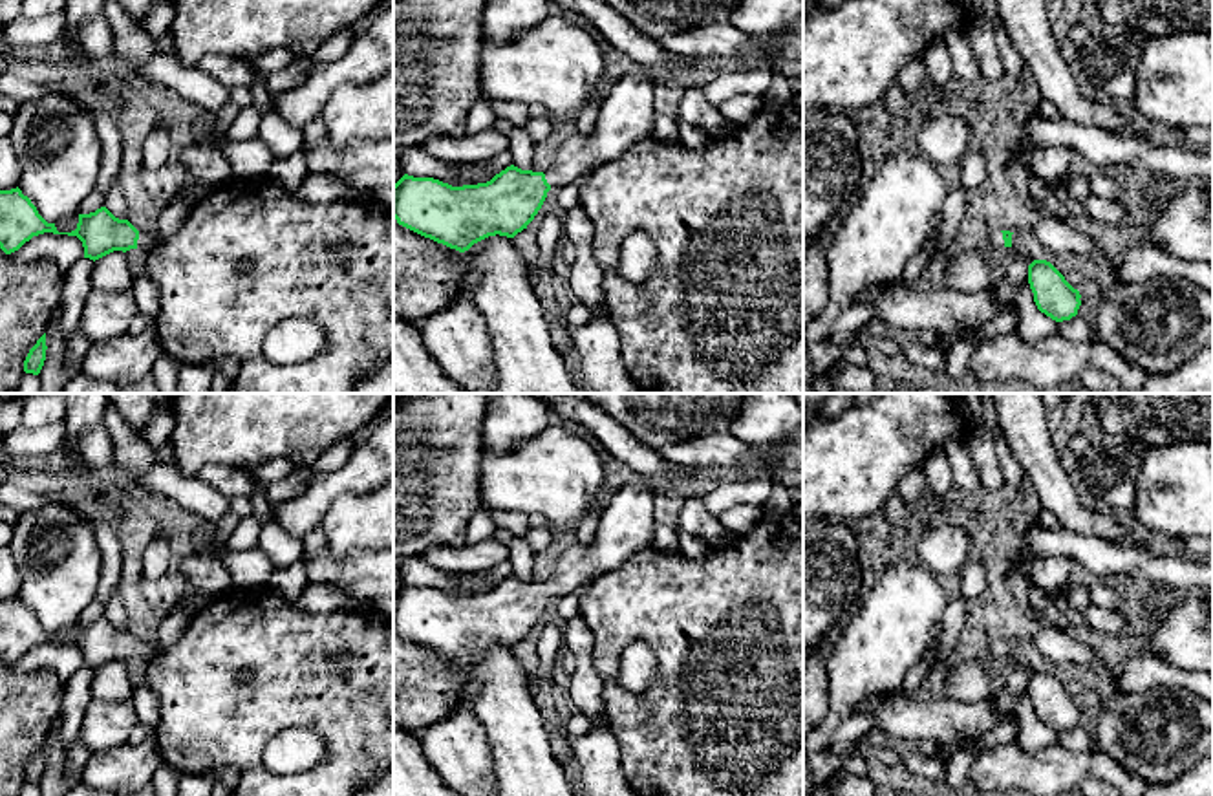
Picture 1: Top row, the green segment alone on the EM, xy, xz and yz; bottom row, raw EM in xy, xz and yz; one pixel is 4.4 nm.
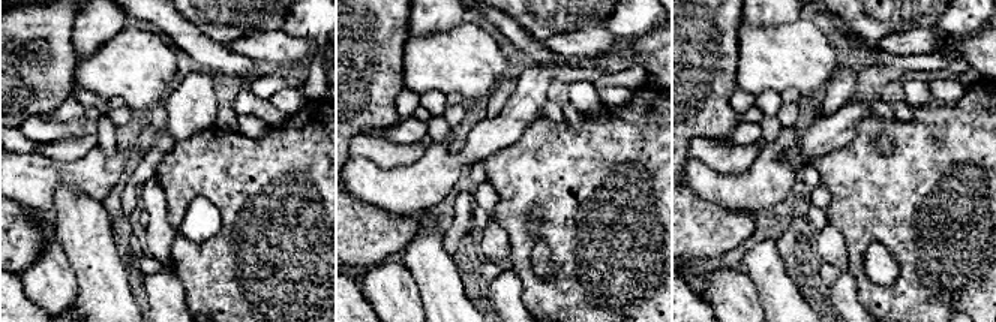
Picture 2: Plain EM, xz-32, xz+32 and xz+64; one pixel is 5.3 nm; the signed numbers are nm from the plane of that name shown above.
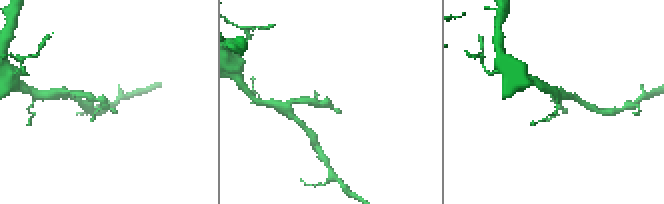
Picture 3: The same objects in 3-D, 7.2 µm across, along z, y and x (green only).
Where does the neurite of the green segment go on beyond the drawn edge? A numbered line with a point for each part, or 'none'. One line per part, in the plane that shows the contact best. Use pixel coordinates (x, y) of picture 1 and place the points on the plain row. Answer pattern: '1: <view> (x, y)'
1: xy (147, 652)

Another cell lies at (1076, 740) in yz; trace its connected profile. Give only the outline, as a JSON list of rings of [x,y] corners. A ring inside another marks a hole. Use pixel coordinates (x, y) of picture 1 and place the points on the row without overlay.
[[[1079,725],[1070,730],[1057,732],[1056,743],[1072,754],[1083,754],[1094,748],[1094,737]]]

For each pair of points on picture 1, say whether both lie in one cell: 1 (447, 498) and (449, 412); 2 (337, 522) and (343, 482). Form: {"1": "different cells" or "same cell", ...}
{"1": "same cell", "2": "different cells"}

